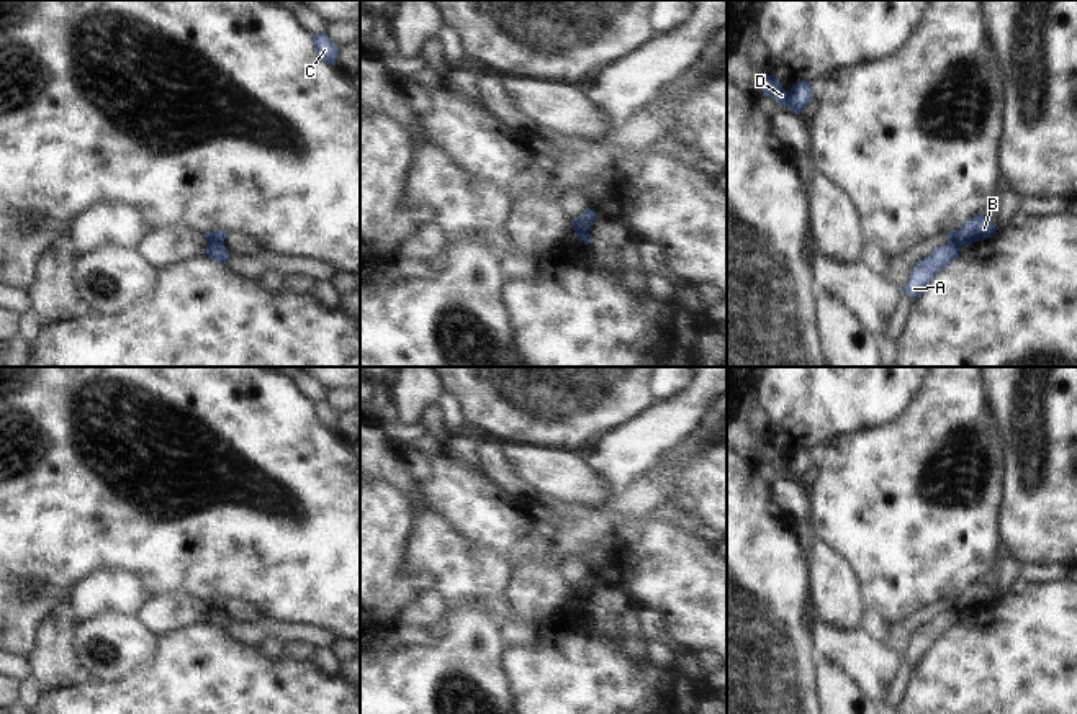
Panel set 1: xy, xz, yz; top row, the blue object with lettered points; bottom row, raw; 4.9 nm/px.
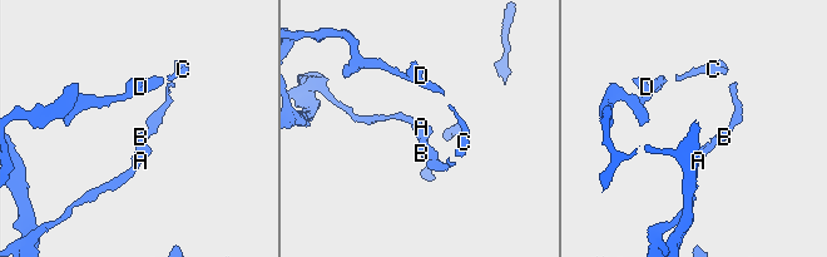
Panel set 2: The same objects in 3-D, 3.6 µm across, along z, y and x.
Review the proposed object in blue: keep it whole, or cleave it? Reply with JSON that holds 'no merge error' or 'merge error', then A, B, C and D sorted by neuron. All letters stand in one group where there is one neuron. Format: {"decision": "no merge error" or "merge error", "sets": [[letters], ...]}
{"decision": "merge error", "sets": [["A"], ["B", "C", "D"]]}

